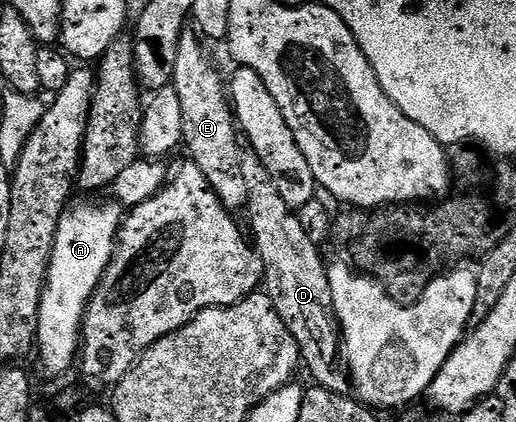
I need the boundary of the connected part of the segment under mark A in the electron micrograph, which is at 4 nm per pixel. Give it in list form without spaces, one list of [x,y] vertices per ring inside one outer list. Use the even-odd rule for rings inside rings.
[[[114,201],[108,203],[75,203],[72,202],[63,212],[57,237],[51,254],[51,264],[47,270],[47,283],[43,287],[43,296],[39,302],[39,333],[37,336],[37,356],[39,363],[51,375],[63,375],[77,359],[81,346],[83,314],[87,312],[87,303],[97,289],[105,269],[115,252],[115,239],[119,235],[119,226],[125,218],[124,208]]]

